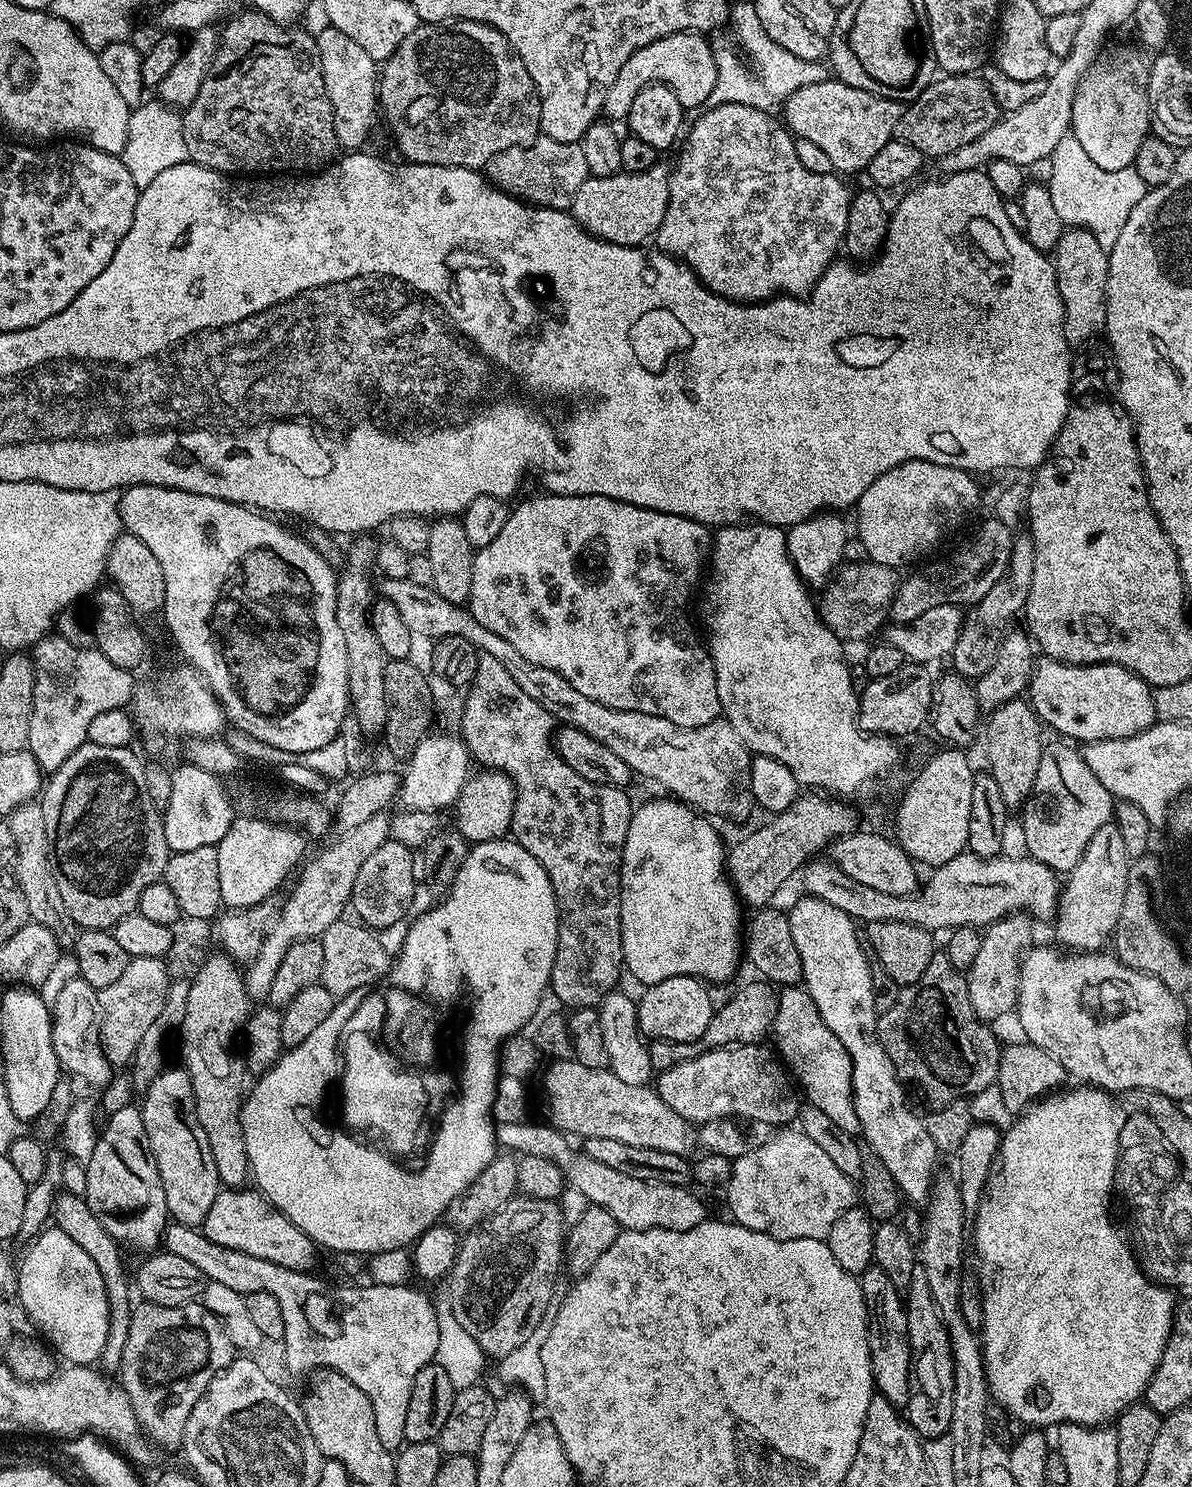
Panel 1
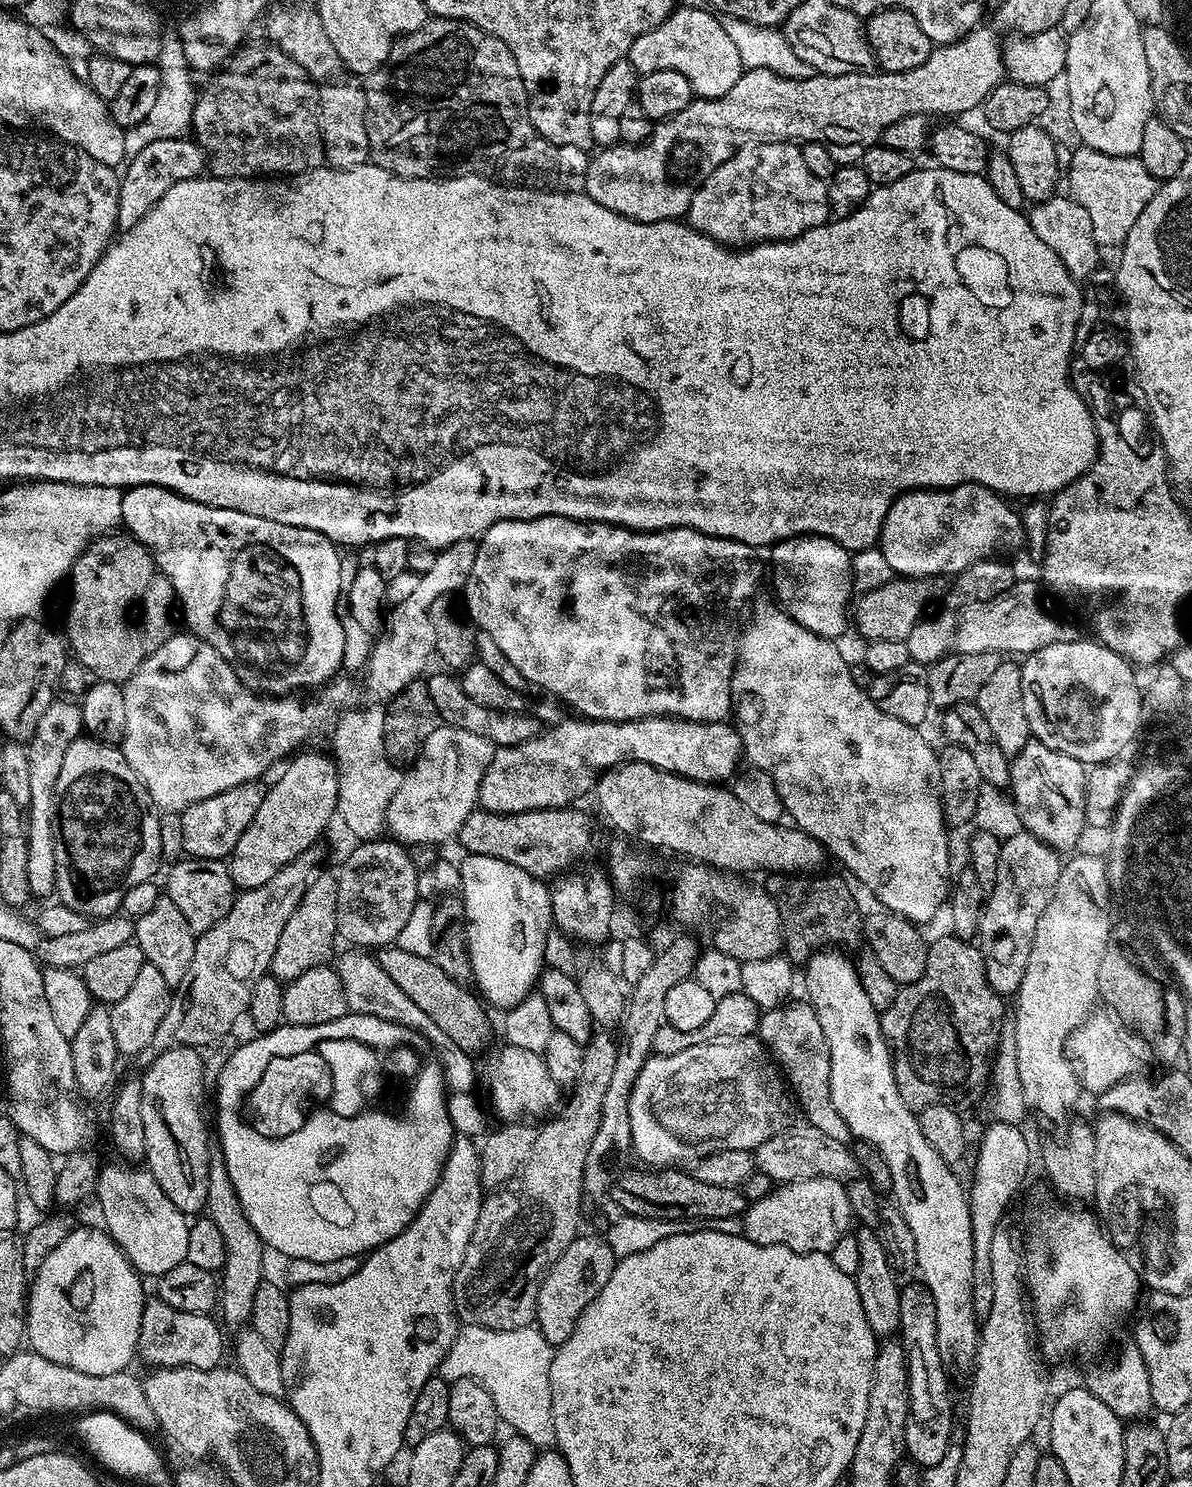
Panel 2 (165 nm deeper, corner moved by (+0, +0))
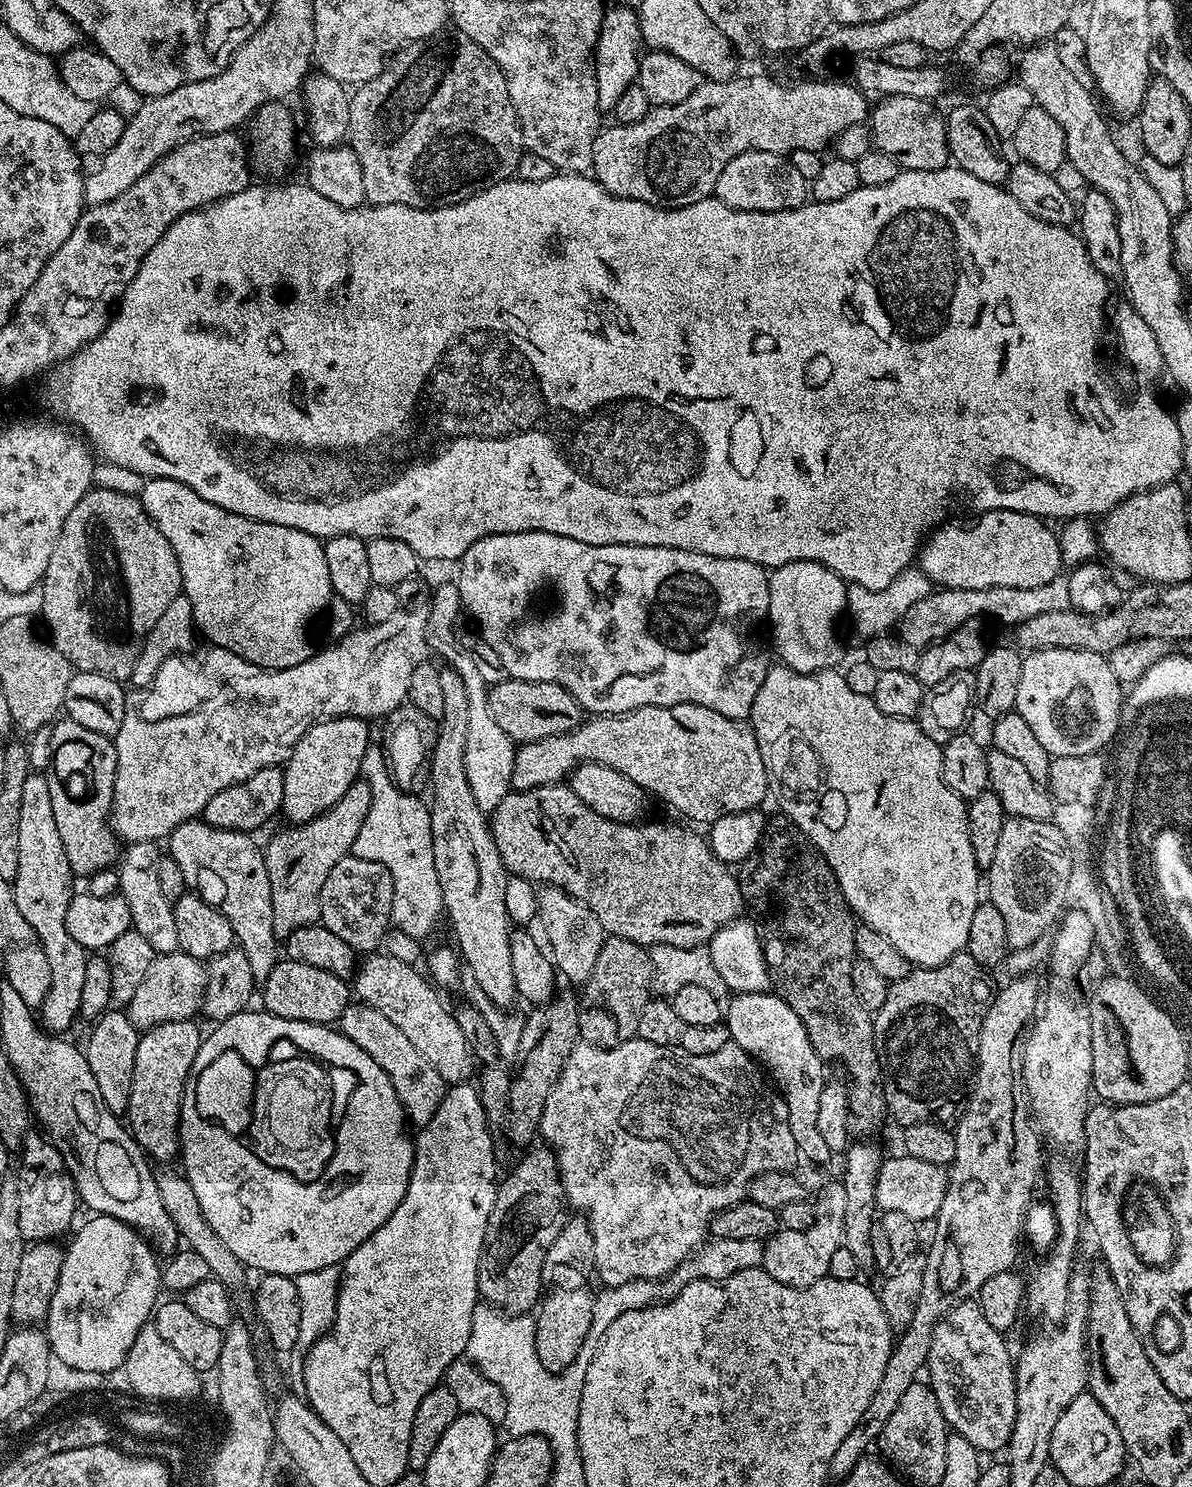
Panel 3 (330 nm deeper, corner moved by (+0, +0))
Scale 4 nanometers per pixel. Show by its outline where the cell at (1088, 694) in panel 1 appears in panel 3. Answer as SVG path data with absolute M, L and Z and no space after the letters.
M1047 648L1029 652L1022 662L1022 678L1018 678L1015 712L1029 724L1034 738L1042 742L1049 757L1081 756L1082 754L1100 754L1108 743L1117 739L1120 730L1120 713L1123 710L1125 693L1120 692L1122 681L1114 678L1110 670L1107 655L1090 650L1062 650Z

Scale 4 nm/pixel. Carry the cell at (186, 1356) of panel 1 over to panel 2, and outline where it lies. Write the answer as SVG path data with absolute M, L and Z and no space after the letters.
M159 1298L147 1301L142 1310L140 1327L139 1359L157 1368L214 1368L224 1356L224 1336L220 1333L221 1325L212 1321L208 1314L190 1314L179 1312Z

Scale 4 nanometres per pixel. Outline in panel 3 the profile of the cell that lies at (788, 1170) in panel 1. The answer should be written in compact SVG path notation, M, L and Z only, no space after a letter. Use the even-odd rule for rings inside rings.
M839 1179L820 1188L816 1196L816 1217L809 1228L784 1228L772 1233L763 1241L762 1267L770 1278L791 1288L805 1288L828 1275L830 1254L844 1242L844 1215L846 1214L846 1190ZM784 1228L784 1229L783 1229Z

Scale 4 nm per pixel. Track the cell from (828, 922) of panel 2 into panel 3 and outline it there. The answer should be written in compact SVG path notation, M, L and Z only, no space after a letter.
M783 814L775 815L767 817L758 846L739 865L740 893L745 905L749 909L752 907L750 916L764 946L766 966L775 995L781 996L790 1010L802 1018L802 1026L806 1026L806 1034L810 1034L810 1046L814 1046L820 1059L825 1062L833 1060L848 1071L847 1135L852 1138L876 1138L872 1136L883 1130L884 1123L889 1123L890 1117L884 1097L884 1076L880 1072L878 1050L874 1046L874 1016L862 1010L862 1002L858 1002L858 994L854 994L854 982L850 982L852 964L858 959L858 921L824 855L808 841L802 830L798 830L794 821Z

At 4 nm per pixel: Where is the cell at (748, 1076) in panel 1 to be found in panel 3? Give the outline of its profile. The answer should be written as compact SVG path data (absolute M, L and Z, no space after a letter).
M639 1038L622 1042L617 1048L599 1048L597 1044L578 1042L570 1050L566 1066L546 1098L538 1136L555 1155L560 1171L562 1196L567 1207L569 1204L570 1207L576 1208L572 1210L582 1214L588 1221L588 1229L592 1235L590 1260L593 1265L596 1263L596 1272L601 1280L599 1283L604 1286L629 1284L631 1280L656 1282L659 1276L674 1271L692 1251L693 1255L705 1243L704 1235L709 1235L712 1217L722 1209L734 1206L739 1200L745 1199L748 1183L755 1176L763 1172L789 1171L793 1167L791 1164L798 1160L794 1134L790 1134L790 1118L783 1096L766 1079L761 1065L748 1056L746 1050L742 1050L742 1046L731 1042L722 1046L722 1050L714 1050L714 1054L697 1056L673 1054L667 1048L654 1046L654 1042L646 1042Z

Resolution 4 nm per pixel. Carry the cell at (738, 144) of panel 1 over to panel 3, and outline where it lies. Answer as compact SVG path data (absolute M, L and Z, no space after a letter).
M750 151L738 154L738 158L734 158L725 166L716 183L714 196L734 210L777 212L801 208L809 199L810 184L802 178L802 174L798 174L798 170L794 170L787 155Z

